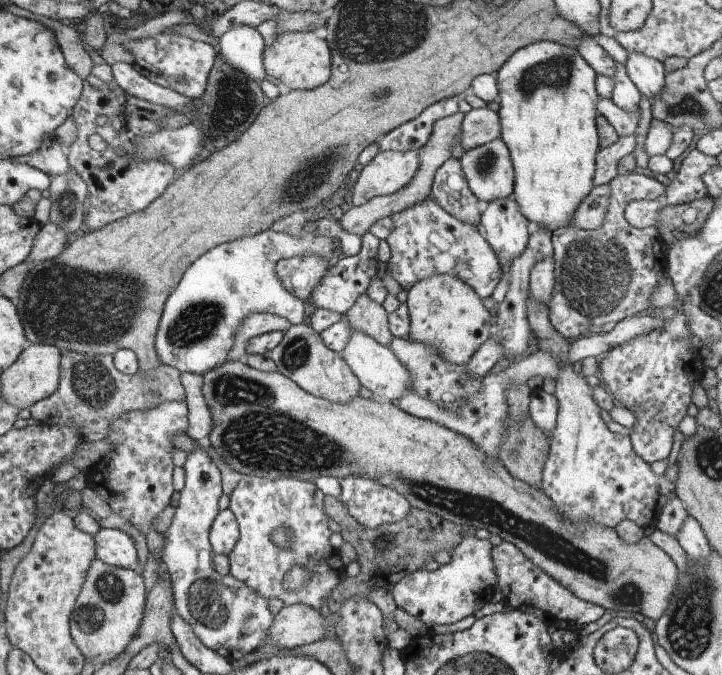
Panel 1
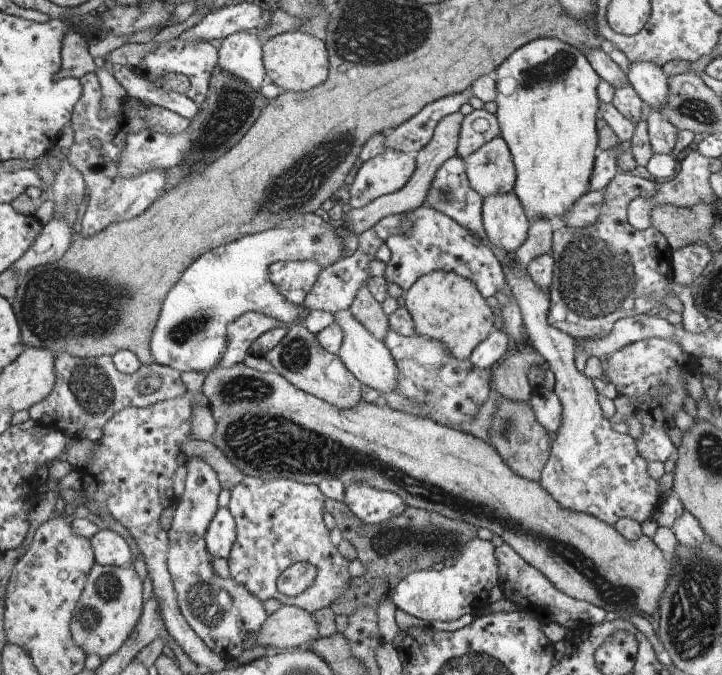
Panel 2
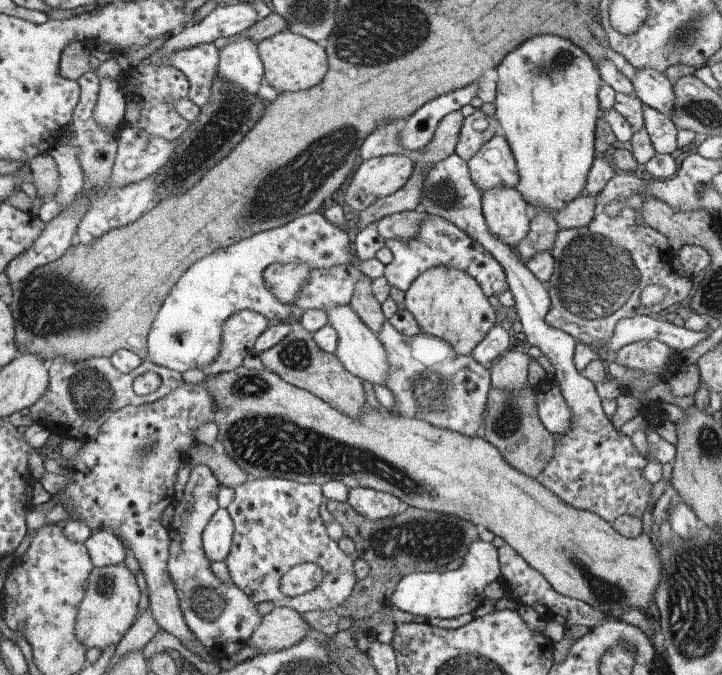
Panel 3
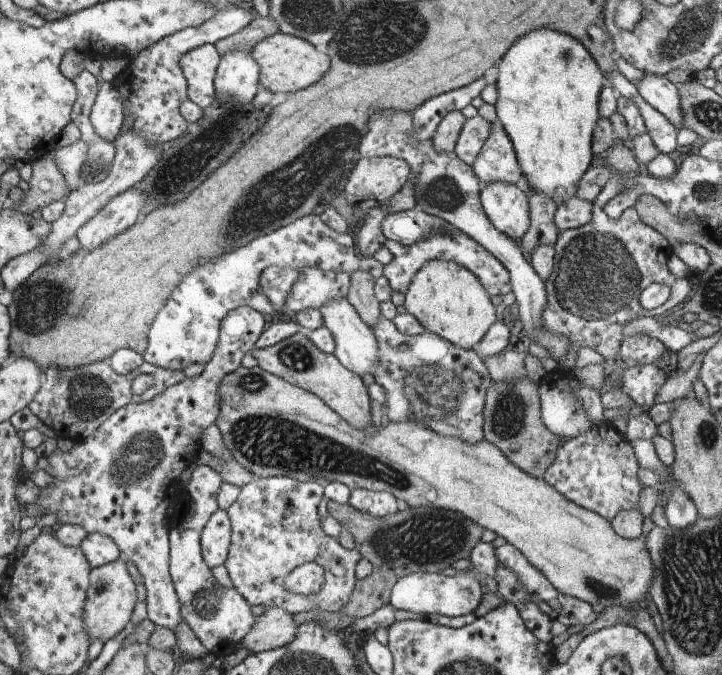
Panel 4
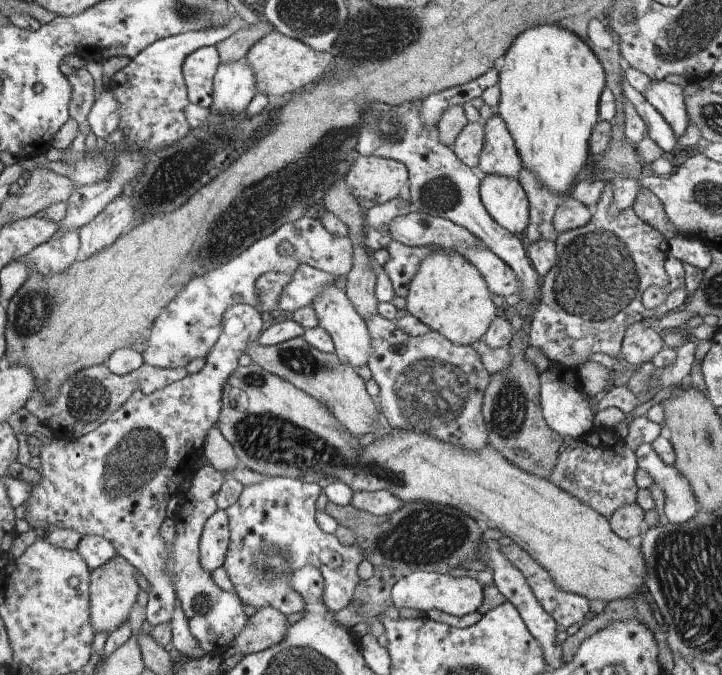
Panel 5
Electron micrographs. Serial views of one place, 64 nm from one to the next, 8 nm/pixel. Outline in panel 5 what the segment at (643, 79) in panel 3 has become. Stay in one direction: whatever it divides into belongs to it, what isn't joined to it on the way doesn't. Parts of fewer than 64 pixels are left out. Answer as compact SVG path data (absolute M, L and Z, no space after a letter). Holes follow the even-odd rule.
M652 80L644 98L660 112L661 116L672 126L676 139L679 139L688 124L686 104L684 104L684 88L676 84L669 84L665 80Z

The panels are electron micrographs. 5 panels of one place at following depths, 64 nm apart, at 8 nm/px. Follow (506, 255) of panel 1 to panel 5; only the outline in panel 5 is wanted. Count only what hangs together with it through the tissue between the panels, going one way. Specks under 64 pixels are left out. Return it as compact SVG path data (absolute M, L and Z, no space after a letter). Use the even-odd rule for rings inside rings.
M490 174L481 181L479 194L484 208L498 226L514 235L524 232L524 228L528 226L528 210L531 210L528 208L530 198L526 196L527 192L522 190L518 179Z

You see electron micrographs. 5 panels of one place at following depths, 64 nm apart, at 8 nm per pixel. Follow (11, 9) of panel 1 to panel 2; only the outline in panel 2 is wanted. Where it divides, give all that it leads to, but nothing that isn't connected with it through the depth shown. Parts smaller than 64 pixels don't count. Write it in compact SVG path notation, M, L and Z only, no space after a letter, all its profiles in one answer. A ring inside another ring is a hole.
M74 31L68 32L62 40L63 71L60 75L82 81L86 74L95 74L97 67L88 49L83 36Z

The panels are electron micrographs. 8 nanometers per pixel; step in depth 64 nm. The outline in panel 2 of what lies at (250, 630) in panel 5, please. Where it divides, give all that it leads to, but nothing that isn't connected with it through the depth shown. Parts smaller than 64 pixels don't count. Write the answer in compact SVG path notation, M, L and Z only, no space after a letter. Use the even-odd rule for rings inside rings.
M282 605L282 608L268 616L267 623L260 628L256 645L288 650L316 641L320 636L318 622L313 616L304 608Z

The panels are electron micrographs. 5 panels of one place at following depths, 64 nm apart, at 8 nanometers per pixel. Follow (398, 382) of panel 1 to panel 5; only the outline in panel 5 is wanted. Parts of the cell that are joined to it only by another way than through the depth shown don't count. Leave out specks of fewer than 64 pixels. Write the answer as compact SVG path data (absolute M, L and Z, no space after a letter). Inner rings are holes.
M326 286L322 294L312 302L311 308L314 308L318 316L318 325L330 334L339 360L344 364L350 364L352 368L369 366L372 356L371 333L368 331L367 322L360 317L346 291L336 286Z

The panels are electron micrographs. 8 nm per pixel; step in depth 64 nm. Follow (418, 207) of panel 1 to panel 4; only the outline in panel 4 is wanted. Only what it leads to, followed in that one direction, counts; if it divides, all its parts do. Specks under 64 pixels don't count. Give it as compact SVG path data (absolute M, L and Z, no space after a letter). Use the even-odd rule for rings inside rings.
M449 225L446 230L440 232L430 232L424 240L414 242L411 246L407 246L395 241L387 240L385 247L392 252L392 262L383 266L383 276L388 280L390 287L399 293L406 295L408 288L411 287L412 280L423 270L424 267L432 260L456 262L462 268L468 268L474 273L480 281L483 282L487 293L492 295L504 296L512 291L511 274L503 264L500 264L496 257L483 248L478 241L472 240L464 232L458 228Z

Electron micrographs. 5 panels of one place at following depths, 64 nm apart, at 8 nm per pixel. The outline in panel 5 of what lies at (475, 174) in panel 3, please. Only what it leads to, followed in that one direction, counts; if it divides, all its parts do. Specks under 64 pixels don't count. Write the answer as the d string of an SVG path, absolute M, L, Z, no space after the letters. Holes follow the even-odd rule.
M497 112L492 118L484 121L484 131L487 138L478 167L485 176L496 174L518 179L523 168L522 160L504 120Z

